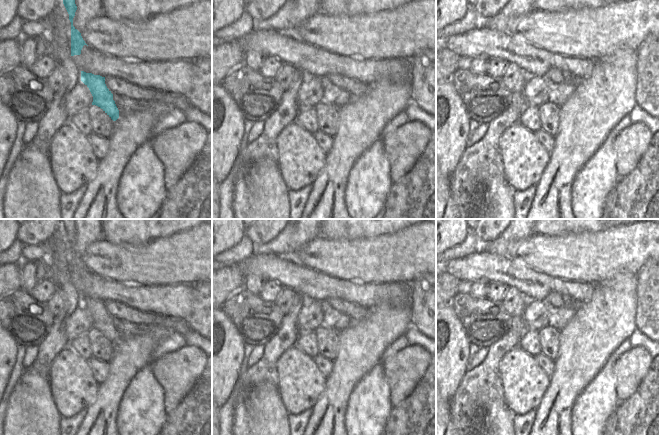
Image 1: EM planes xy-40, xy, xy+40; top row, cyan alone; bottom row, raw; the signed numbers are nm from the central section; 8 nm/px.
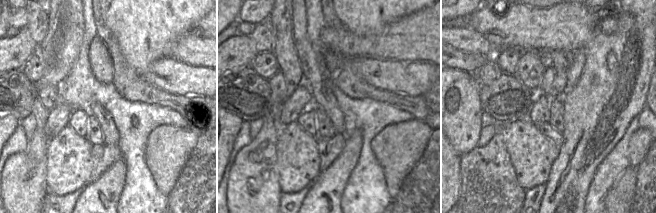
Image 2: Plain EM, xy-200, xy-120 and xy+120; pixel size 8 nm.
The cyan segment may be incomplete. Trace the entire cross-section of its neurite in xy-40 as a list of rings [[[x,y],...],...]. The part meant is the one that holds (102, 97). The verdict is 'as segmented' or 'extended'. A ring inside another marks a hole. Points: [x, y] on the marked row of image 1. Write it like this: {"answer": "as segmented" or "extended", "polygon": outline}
{"answer": "as segmented", "polygon": [[[81,71],[81,81],[89,88],[93,96],[92,105],[100,107],[113,121],[116,121],[119,118],[119,110],[113,100],[113,94],[105,84],[105,77]]]}

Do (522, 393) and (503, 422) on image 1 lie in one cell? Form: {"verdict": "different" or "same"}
{"verdict": "different"}

